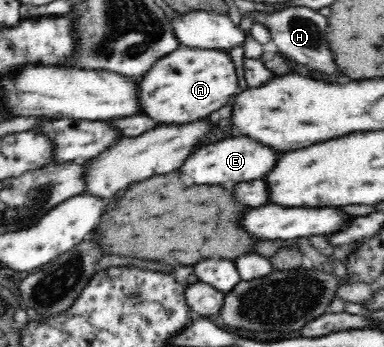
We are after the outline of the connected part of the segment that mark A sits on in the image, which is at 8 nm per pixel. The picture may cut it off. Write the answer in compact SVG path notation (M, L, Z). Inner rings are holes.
M179 46L159 60L156 66L152 66L152 72L138 82L143 112L159 124L196 122L222 108L234 94L240 92L238 74L228 50Z

